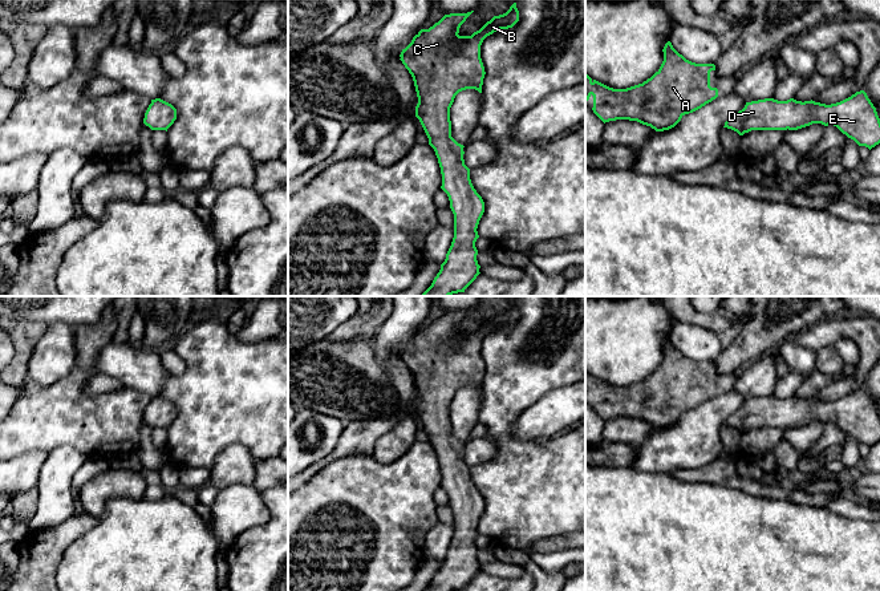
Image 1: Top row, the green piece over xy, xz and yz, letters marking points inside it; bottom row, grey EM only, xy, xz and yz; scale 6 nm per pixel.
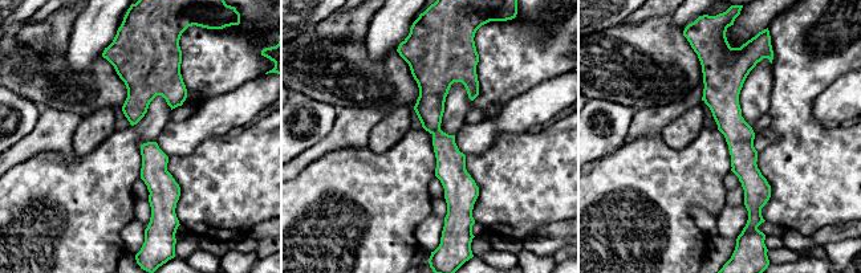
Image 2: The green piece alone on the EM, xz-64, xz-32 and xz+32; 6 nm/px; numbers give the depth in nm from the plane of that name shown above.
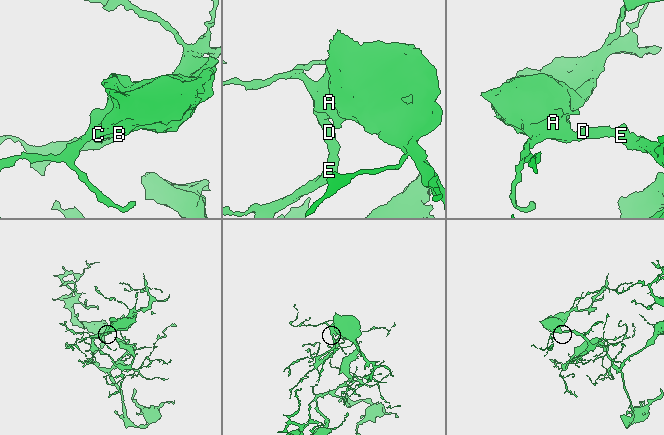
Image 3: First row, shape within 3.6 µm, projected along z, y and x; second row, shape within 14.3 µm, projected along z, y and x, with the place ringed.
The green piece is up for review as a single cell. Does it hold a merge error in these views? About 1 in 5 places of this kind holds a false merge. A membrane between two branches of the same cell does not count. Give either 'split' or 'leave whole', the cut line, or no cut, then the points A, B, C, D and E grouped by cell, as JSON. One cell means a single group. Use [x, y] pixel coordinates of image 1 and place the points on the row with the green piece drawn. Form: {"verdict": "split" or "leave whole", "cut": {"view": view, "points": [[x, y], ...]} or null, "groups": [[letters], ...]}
{"verdict": "leave whole", "cut": null, "groups": [["A", "B", "C", "D", "E"]]}

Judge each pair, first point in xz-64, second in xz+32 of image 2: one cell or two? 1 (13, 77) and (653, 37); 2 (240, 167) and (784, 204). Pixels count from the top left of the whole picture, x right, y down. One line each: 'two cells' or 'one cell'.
1: one cell
2: one cell

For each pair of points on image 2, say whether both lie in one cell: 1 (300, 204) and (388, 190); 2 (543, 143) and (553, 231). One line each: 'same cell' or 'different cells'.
1: same cell
2: different cells

